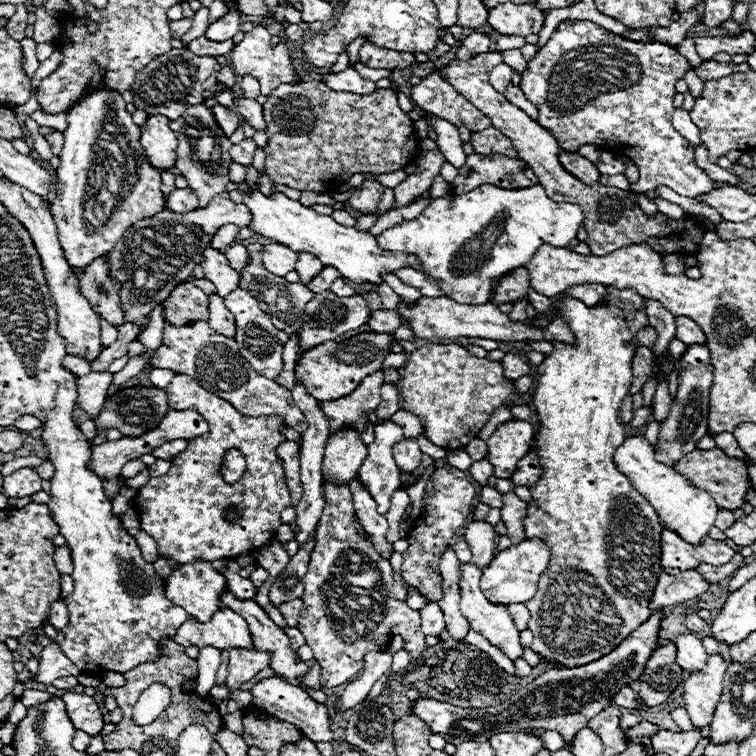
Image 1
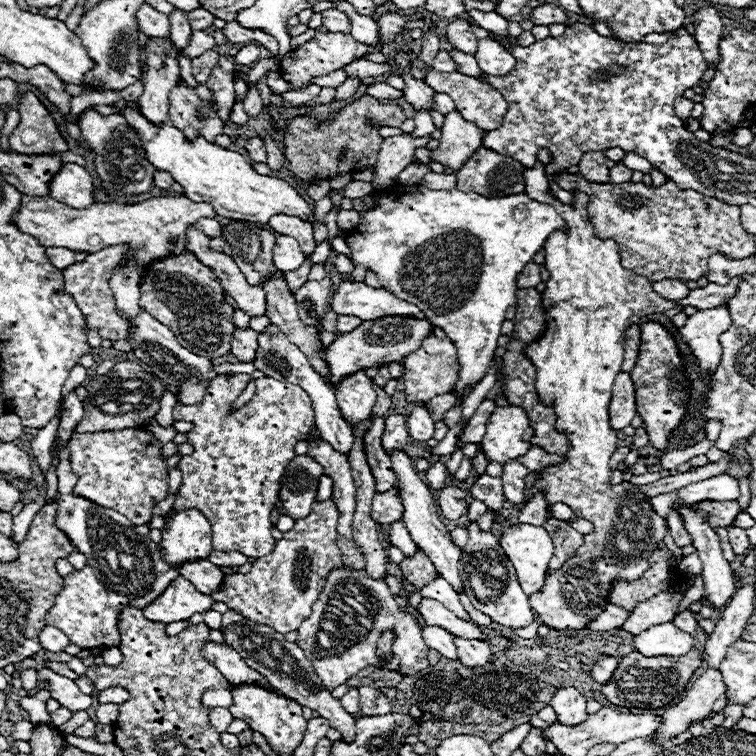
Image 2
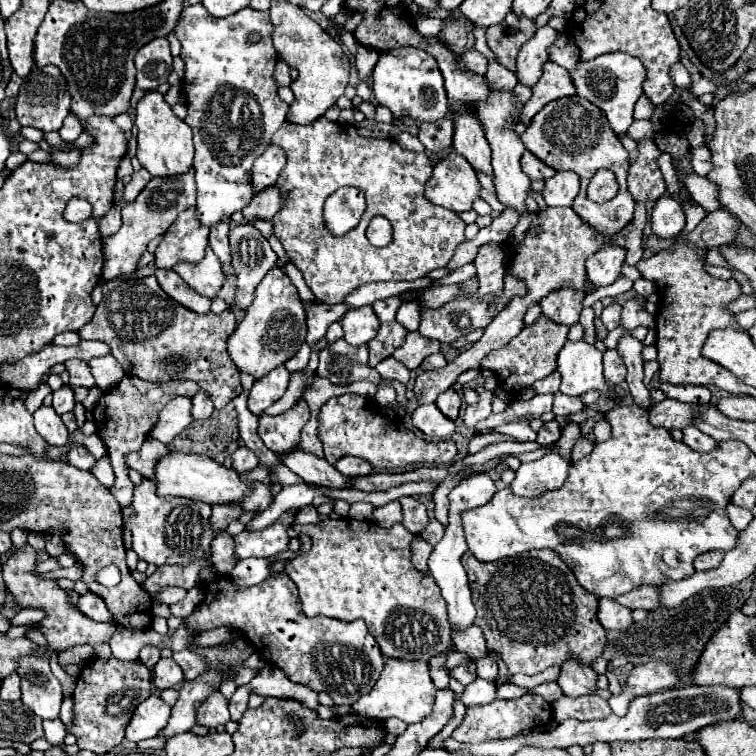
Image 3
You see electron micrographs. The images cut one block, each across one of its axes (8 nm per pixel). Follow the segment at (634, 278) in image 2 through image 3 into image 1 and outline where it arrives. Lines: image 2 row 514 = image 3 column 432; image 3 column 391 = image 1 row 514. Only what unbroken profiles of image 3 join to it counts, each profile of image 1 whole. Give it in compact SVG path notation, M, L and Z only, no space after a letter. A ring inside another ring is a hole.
M612 286L608 288L608 304L596 306L596 308L588 308L586 304L582 304L576 298L570 296L558 296L558 314L556 316L564 316L568 320L568 326L574 330L574 334L578 336L576 346L562 346L560 342L554 342L554 352L548 354L544 358L544 362L536 368L536 388L534 388L534 406L540 418L540 430L534 438L534 446L540 454L540 462L542 462L542 478L530 488L532 500L528 502L528 516L524 520L524 532L526 538L540 538L548 550L550 550L550 562L548 568L544 570L540 582L538 582L538 592L532 600L526 602L526 608L530 610L530 622L528 622L528 630L534 632L534 642L532 642L532 650L544 658L544 660L552 660L564 668L576 668L576 666L584 666L590 664L606 654L610 654L610 650L614 650L618 644L622 644L622 640L626 640L638 626L642 626L644 622L648 622L648 618L652 616L652 610L648 608L648 600L652 598L654 586L658 582L658 576L662 572L662 564L660 564L660 532L662 532L662 522L656 514L656 510L650 506L650 502L630 484L630 480L616 470L614 466L614 450L624 442L626 434L624 434L624 424L618 422L620 416L620 404L622 400L630 394L630 382L632 382L632 358L634 358L634 346L626 346L624 342L632 340L634 332L638 332L642 326L648 326L648 320L642 312L642 296L636 290L616 290Z

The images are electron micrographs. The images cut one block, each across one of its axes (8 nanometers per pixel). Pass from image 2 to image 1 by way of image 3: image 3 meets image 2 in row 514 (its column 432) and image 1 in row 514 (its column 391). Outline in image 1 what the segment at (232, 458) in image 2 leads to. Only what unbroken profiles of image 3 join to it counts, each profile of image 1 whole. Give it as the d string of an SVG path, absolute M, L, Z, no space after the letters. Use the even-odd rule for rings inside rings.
M184 374L172 378L172 382L166 386L166 396L168 396L168 404L170 404L172 410L202 412L202 416L210 422L210 432L202 434L202 438L190 440L188 448L182 454L178 454L176 458L172 458L172 468L168 470L166 476L150 478L150 482L136 492L134 510L140 516L142 530L156 540L160 558L172 558L176 564L188 564L188 562L194 562L194 560L214 562L214 560L236 558L238 554L252 552L254 548L260 548L260 546L268 544L270 538L276 534L276 528L282 524L280 522L280 512L286 506L290 506L290 492L288 492L288 486L286 486L284 468L282 468L280 460L276 458L276 446L282 440L286 440L278 432L278 428L284 422L280 418L274 418L274 416L258 416L258 418L244 416L234 406L230 406L226 400L222 400L216 394L204 390L202 386L198 386L194 380L186 378ZM228 448L238 448L248 462L248 468L246 468L242 480L234 486L226 484L222 474L220 474L222 454ZM228 504L236 504L242 510L242 520L240 522L228 522L224 518L222 512Z

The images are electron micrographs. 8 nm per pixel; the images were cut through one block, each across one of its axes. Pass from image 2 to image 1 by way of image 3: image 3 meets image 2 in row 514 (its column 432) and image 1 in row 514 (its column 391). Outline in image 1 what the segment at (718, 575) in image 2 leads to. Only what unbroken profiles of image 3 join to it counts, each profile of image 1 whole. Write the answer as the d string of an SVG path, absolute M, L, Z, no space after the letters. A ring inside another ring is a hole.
M640 434L628 436L622 442L622 446L616 448L614 462L616 462L618 470L622 474L626 474L630 478L630 482L634 482L634 488L638 488L642 492L642 496L648 498L648 502L658 512L660 520L666 526L670 526L672 530L676 530L678 534L682 534L682 538L686 542L698 544L700 538L706 536L708 530L714 526L714 520L718 514L718 506L716 506L714 498L710 498L710 494L706 494L706 492L690 486L688 480L682 474L678 474L676 470L656 462L654 450L644 436L640 436Z

